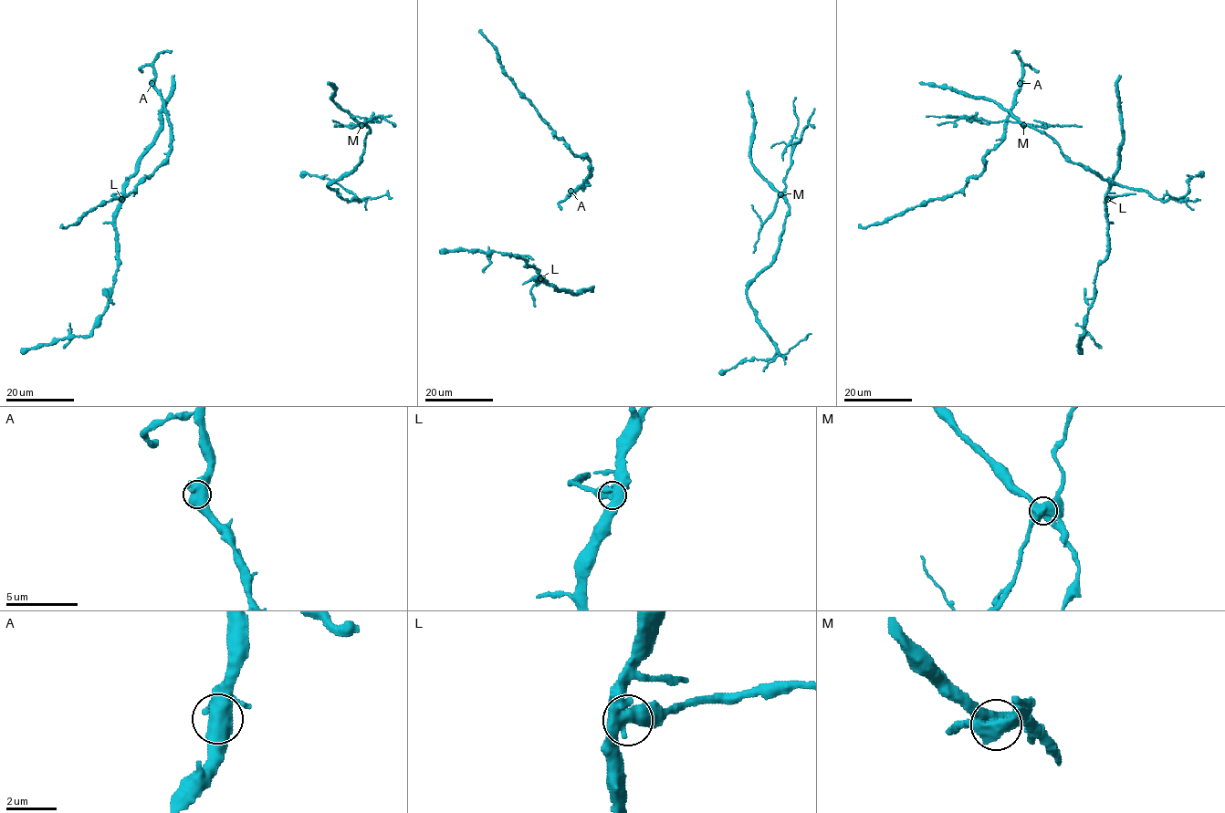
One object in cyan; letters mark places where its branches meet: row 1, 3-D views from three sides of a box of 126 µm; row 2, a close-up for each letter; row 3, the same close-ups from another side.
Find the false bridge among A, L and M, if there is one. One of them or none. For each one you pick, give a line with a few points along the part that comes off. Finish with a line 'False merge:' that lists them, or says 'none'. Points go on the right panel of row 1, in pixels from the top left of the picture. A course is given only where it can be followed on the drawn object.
M: course (1023, 125), (1017, 121), (978, 119), (972, 116), (968, 119), (969, 121), (972, 120), (967, 118), (926, 117)
False merge: M

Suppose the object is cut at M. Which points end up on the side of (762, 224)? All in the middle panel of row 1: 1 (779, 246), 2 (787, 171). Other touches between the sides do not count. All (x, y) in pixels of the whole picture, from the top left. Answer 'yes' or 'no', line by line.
1: no
2: yes

